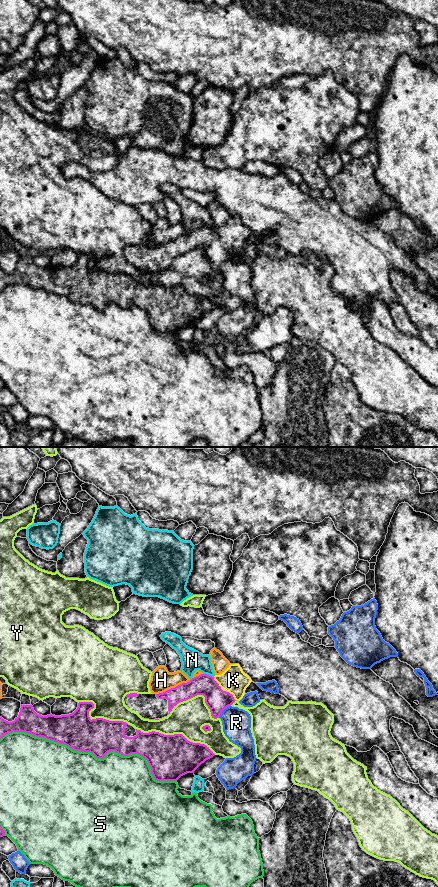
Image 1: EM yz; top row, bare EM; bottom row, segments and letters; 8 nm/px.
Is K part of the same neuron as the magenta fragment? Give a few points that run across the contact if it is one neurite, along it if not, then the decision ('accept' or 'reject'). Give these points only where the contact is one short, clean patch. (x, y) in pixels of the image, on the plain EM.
line yz (216, 251), (224, 243), (233, 232); accept

